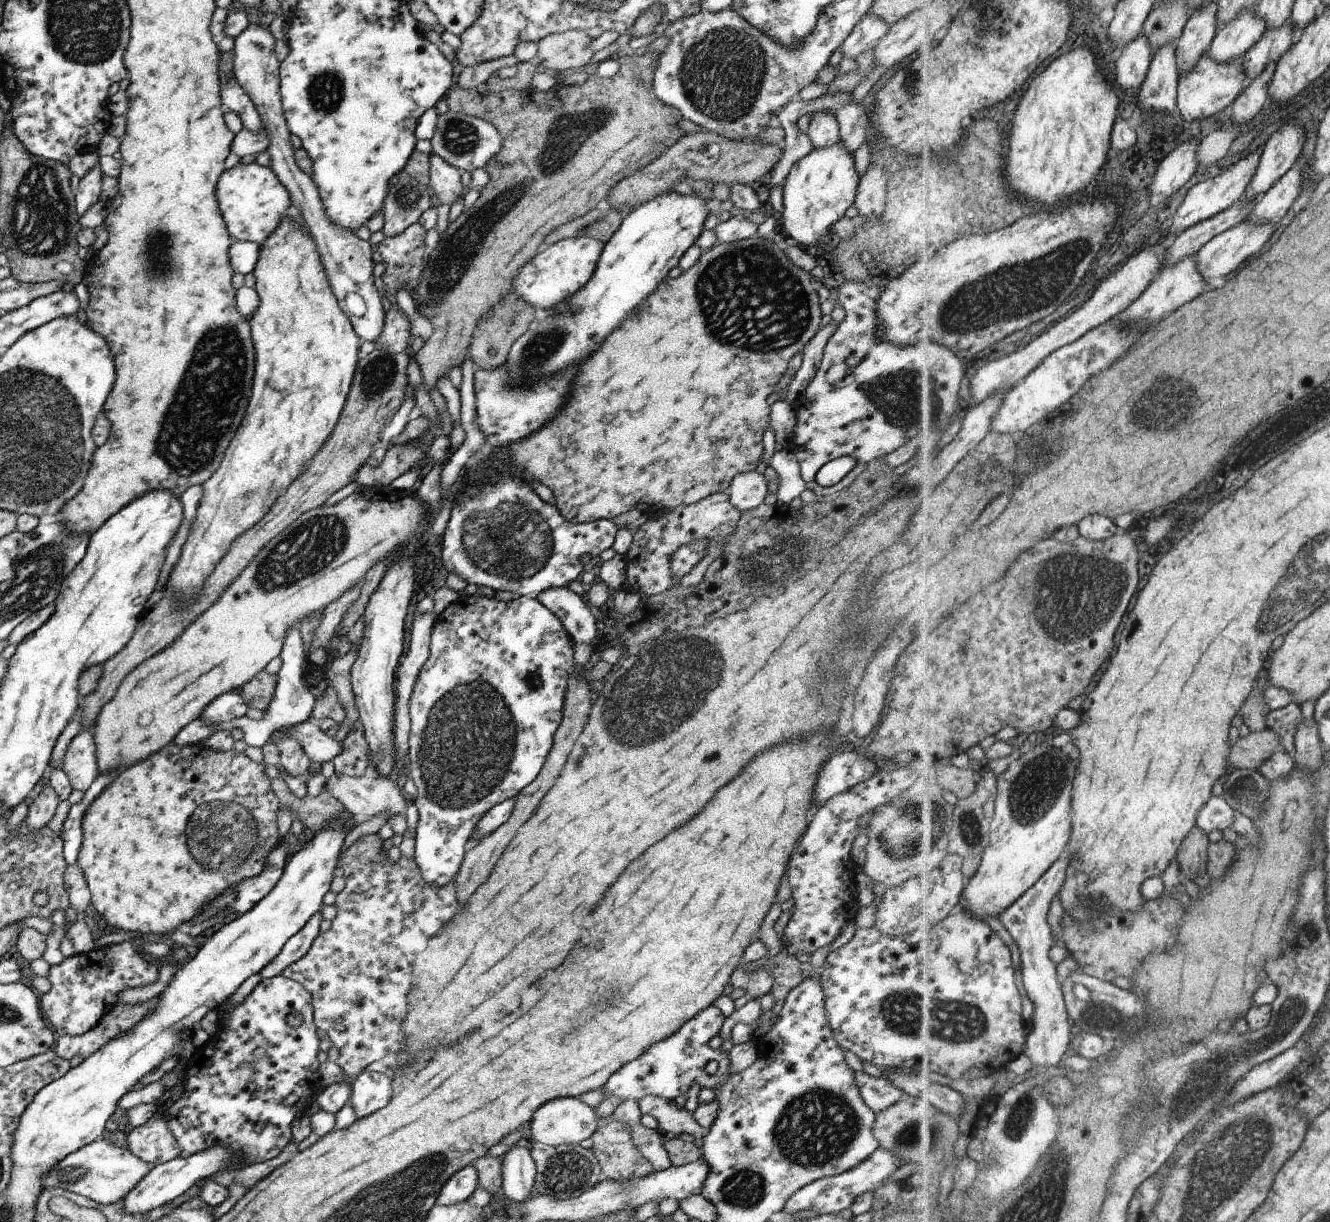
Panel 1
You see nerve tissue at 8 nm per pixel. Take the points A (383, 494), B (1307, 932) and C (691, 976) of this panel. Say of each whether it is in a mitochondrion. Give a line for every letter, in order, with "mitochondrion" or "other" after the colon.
A: other
B: mitochondrion
C: other

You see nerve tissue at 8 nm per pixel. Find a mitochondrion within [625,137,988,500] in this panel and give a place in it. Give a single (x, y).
(764, 298)

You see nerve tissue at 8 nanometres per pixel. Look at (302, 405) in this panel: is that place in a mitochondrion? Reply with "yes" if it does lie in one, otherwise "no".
no

